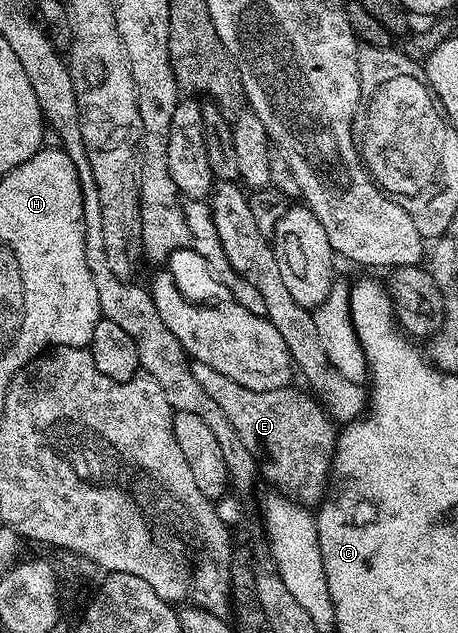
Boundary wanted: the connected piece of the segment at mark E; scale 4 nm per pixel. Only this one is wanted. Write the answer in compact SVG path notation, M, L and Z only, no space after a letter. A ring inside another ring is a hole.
M193 362L192 367L195 380L199 380L199 388L203 388L215 404L219 404L223 416L231 420L231 428L239 440L243 440L253 453L260 477L265 477L276 493L284 494L303 506L316 507L327 493L339 433L322 405L308 393L305 395L289 386L257 392L243 388L243 384L235 384L235 380L223 376L223 372L207 368L207 364L202 362Z

